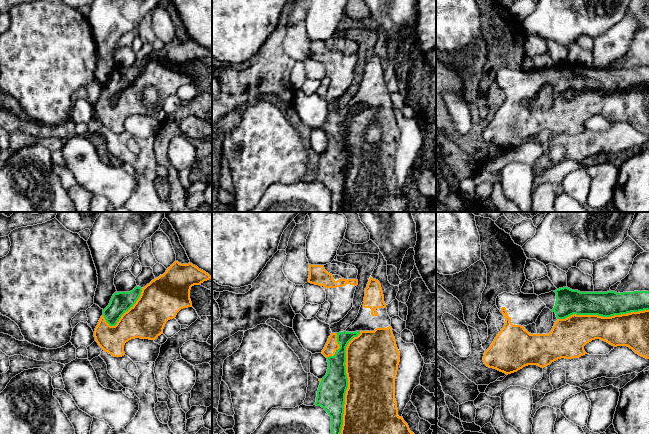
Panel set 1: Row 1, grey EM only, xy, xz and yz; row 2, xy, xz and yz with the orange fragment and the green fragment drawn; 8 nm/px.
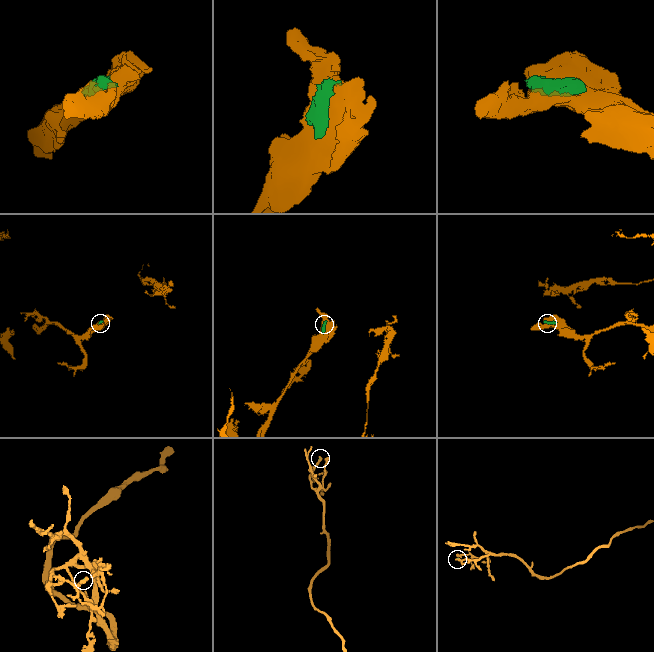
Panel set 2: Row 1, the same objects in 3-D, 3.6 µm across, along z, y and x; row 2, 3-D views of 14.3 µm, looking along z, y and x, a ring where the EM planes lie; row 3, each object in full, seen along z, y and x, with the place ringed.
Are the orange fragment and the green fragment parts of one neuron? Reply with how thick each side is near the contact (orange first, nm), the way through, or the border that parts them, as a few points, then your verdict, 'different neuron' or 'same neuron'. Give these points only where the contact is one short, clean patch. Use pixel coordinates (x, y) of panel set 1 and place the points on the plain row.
calibres 420 and 220 nm; same neuron

